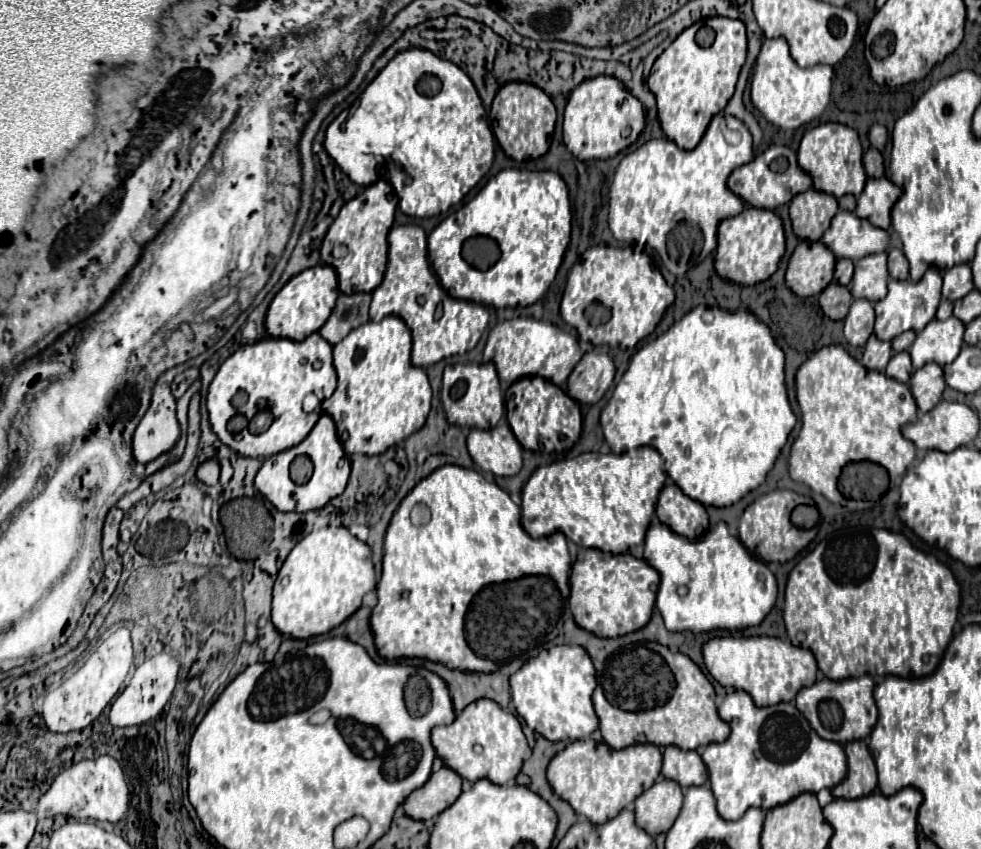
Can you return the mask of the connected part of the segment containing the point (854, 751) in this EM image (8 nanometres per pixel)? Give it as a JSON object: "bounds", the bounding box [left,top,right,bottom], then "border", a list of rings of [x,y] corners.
{"bounds":[831,741,877,799],"border":[[[865,741],[847,743],[845,755],[847,755],[847,777],[831,789],[833,797],[859,799],[871,795],[877,787],[877,771]]]}

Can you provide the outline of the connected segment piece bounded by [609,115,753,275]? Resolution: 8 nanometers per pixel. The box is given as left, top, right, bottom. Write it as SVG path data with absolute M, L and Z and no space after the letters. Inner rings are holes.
M715 115L713 121L709 123L701 143L693 151L679 149L667 137L647 141L633 153L627 153L615 171L615 179L613 179L609 193L609 229L613 231L615 239L627 241L627 243L639 241L639 229L649 229L649 235L645 239L647 245L659 253L659 257L663 259L663 265L673 275L685 275L685 271L689 267L689 259L693 255L693 229L705 229L705 239L709 239L711 249L715 249L717 225L723 219L735 217L743 211L743 201L735 193L731 193L727 187L727 177L735 167L749 163L751 157L753 157L753 141L751 141L749 129L739 119L733 119L731 115ZM721 123L727 123L727 129L739 135L739 143L727 141L727 135L725 135L725 129Z

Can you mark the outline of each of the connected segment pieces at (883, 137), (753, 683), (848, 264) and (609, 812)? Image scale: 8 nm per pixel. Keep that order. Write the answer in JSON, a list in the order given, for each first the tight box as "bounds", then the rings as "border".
[{"bounds":[869,125,887,151],"border":[[[873,125],[871,131],[869,131],[869,141],[875,149],[883,151],[885,145],[887,145],[887,129],[883,125]]]},{"bounds":[703,637,817,707],"border":[[[713,637],[703,643],[703,661],[711,677],[727,687],[751,695],[757,707],[777,705],[795,699],[797,691],[815,683],[817,663],[809,649],[795,647],[779,637]]]},{"bounds":[835,259,853,285],"border":[[[837,259],[835,281],[841,285],[849,285],[851,277],[853,277],[853,261],[851,259]]]},{"bounds":[547,739,661,825],"border":[[[581,739],[573,741],[551,759],[547,767],[547,781],[551,789],[573,807],[575,813],[585,815],[595,825],[601,825],[649,789],[659,773],[661,751],[655,745],[631,745],[627,749],[613,751],[605,743]]]}]

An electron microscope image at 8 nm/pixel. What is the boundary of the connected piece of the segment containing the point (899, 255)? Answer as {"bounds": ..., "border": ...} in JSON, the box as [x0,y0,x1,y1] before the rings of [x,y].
{"bounds":[889,247,909,279],"border":[[[893,247],[889,251],[889,275],[893,279],[907,279],[909,277],[909,263],[907,263],[903,251],[897,247]]]}

